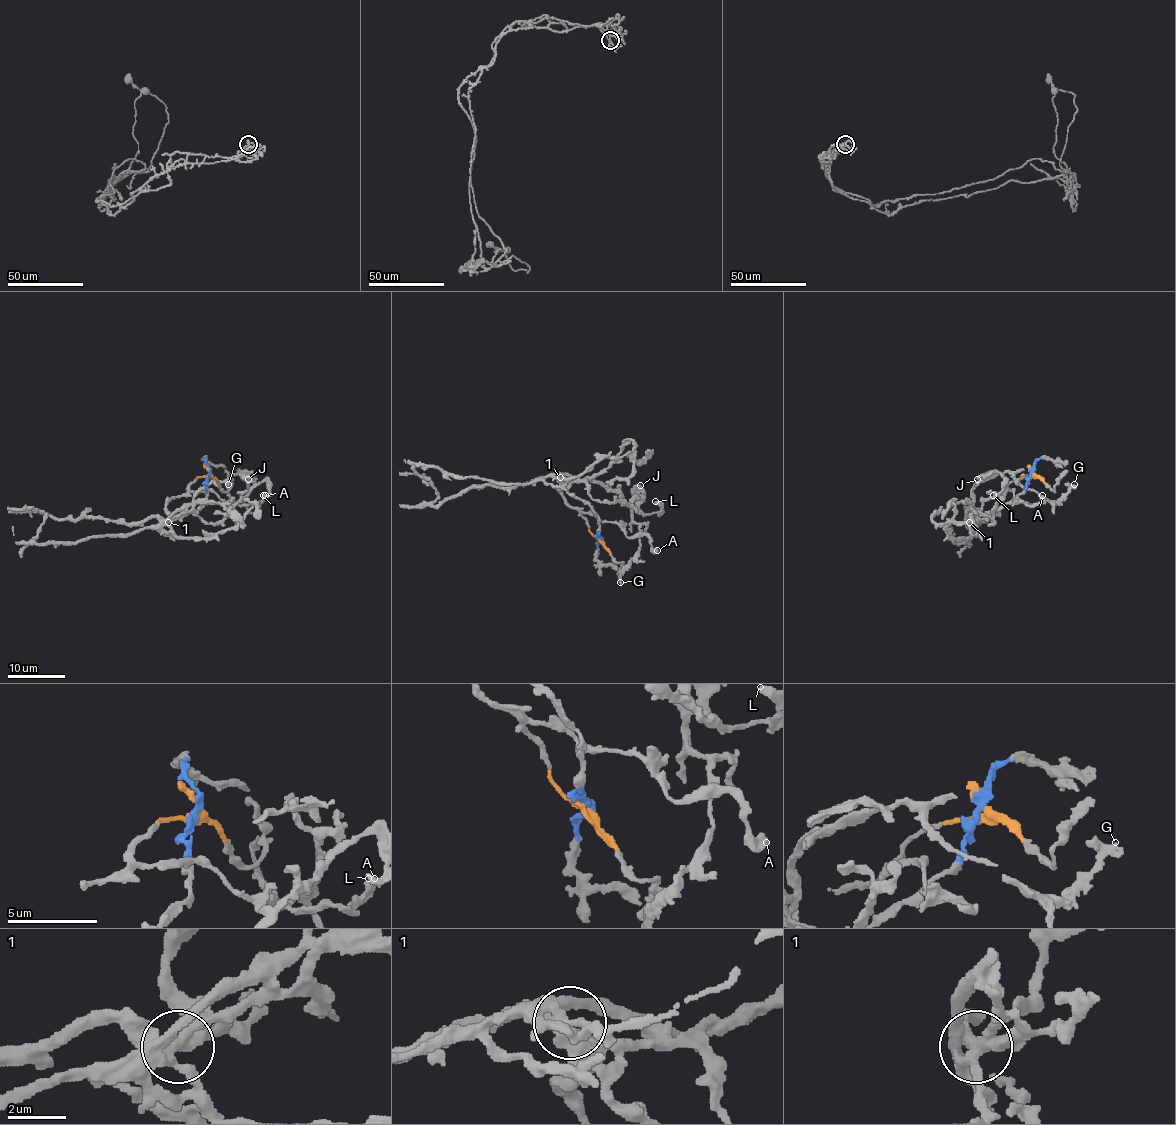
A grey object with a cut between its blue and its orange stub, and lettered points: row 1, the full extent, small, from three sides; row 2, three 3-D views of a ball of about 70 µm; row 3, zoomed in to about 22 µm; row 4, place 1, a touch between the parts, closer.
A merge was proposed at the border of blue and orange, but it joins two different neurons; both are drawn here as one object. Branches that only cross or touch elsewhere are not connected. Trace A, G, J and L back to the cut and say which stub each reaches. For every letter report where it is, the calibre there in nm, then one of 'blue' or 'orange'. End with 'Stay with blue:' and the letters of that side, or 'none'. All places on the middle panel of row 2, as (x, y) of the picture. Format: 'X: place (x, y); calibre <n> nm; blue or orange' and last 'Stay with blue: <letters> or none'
A: place (657, 550); calibre 400 nm; orange
G: place (620, 582); calibre 300 nm; blue
J: place (640, 485); calibre 380 nm; blue
L: place (655, 501); calibre 420 nm; orange
Stay with blue: G, J

